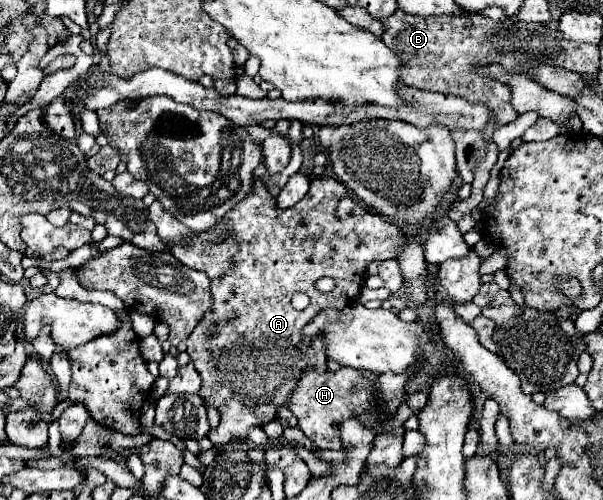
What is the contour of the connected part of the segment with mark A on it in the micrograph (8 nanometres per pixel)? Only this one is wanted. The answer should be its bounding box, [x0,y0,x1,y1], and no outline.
[187,176,405,448]

